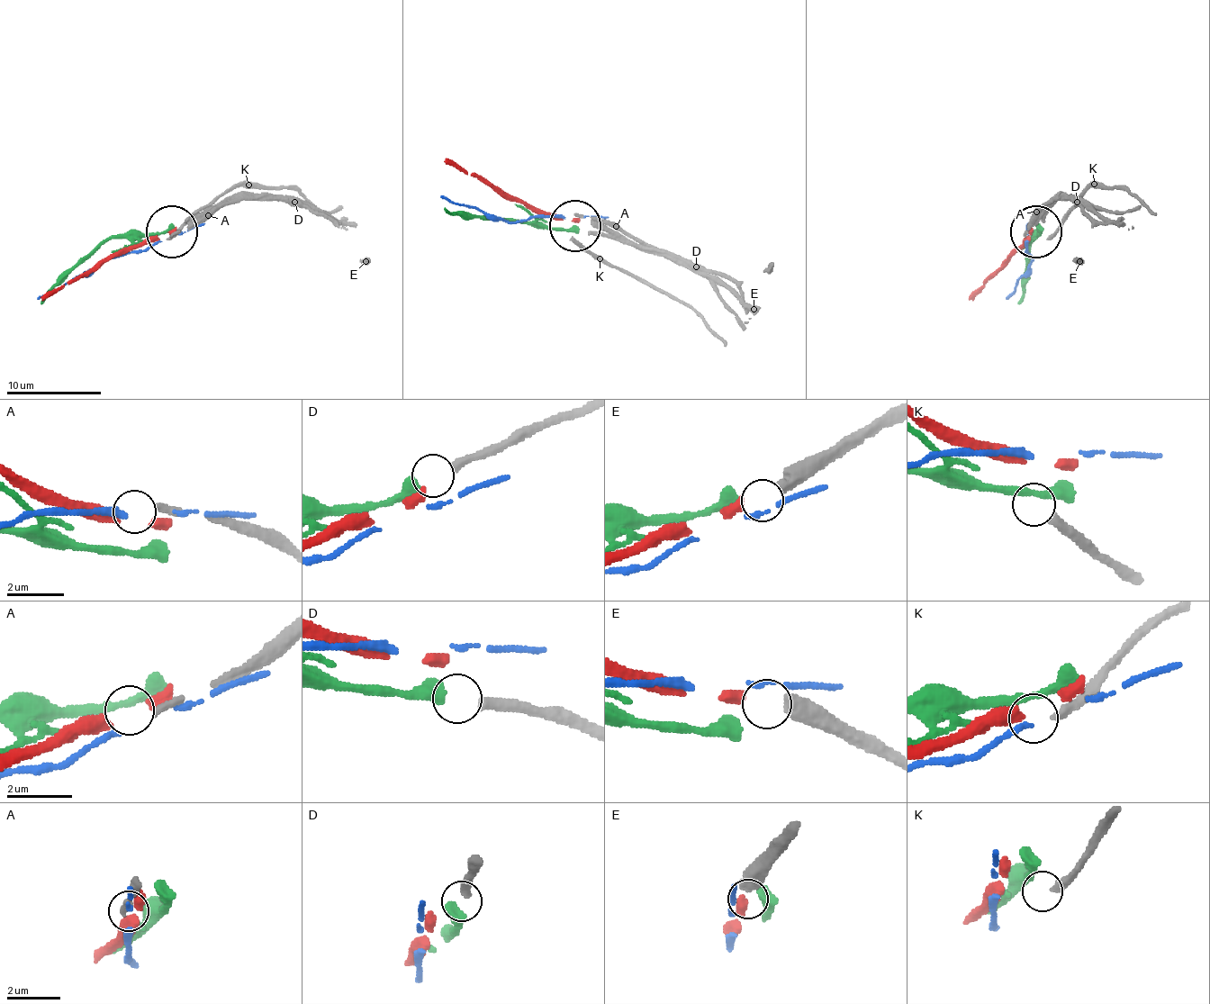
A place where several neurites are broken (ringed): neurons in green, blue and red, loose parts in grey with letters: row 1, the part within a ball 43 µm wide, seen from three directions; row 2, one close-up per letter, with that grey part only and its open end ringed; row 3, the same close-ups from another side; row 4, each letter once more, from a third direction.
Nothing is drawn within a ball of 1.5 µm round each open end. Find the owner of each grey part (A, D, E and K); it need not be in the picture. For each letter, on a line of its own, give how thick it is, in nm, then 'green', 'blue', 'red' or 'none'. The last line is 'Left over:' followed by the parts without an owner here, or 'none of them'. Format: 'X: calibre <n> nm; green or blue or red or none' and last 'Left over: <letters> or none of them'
A: calibre 240 nm; none
D: calibre 320 nm; green
E: calibre 550 nm; red
K: calibre 280 nm; none
Left over: A, K

